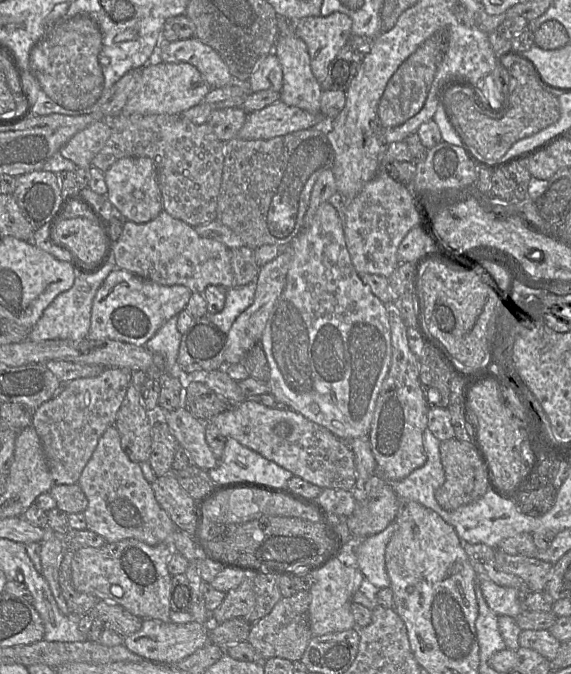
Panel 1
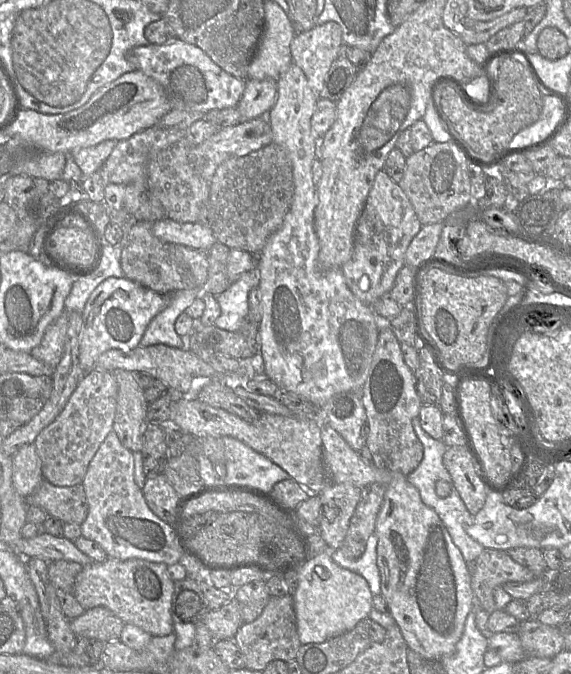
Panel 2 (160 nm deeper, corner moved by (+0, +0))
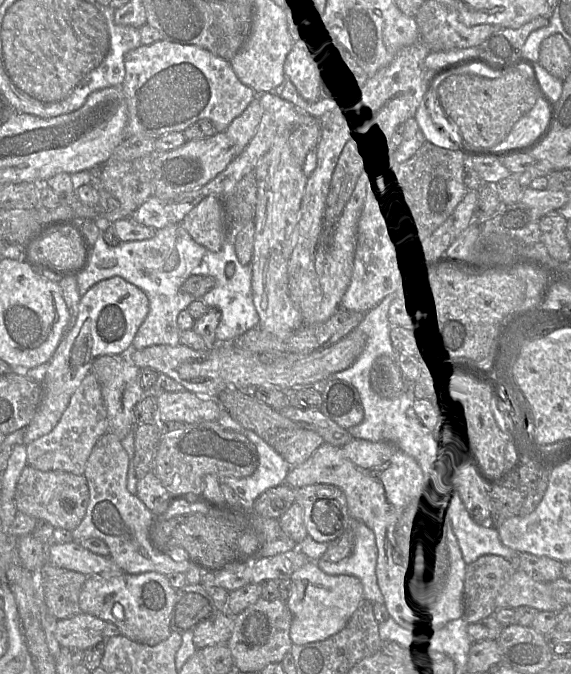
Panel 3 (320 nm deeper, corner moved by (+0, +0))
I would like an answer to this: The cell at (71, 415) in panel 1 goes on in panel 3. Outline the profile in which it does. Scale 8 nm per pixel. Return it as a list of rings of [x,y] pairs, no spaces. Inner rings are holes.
[[[91,373],[73,393],[69,405],[53,430],[26,445],[27,463],[40,471],[64,471],[84,475],[96,442],[108,430],[108,415],[98,379]]]

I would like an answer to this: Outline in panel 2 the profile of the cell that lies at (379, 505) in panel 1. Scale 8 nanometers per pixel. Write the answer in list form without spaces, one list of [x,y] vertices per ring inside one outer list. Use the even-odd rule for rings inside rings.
[[[331,483],[319,493],[322,509],[318,532],[330,550],[341,547],[361,492],[362,488],[350,483]]]

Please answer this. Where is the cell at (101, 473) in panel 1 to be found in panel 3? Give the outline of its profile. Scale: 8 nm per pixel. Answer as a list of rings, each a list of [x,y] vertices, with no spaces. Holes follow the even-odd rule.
[[[106,432],[94,445],[87,460],[84,477],[89,488],[89,504],[82,522],[72,530],[74,541],[98,538],[109,548],[109,556],[118,567],[128,574],[158,572],[163,575],[186,573],[191,564],[176,561],[169,556],[157,554],[146,538],[151,511],[127,489],[128,455],[121,441]]]

